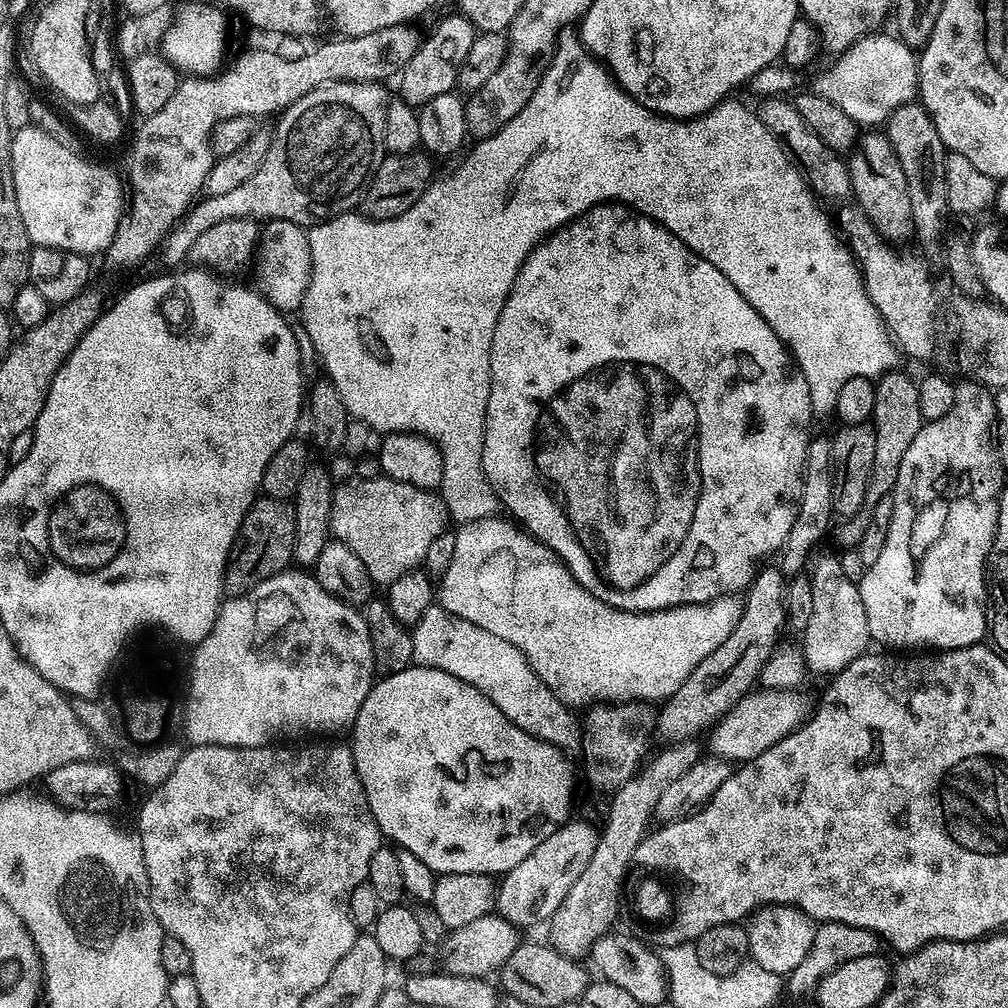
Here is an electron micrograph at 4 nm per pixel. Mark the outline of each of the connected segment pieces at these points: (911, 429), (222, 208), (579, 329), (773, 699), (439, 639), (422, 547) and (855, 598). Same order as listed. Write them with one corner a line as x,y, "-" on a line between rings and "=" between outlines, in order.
903,370
885,373
876,384
876,401
871,423
876,430
874,442
874,470
870,470
868,493
864,499
864,508
870,510
878,506
884,496
891,496
898,482
898,466
902,466
902,454
910,442
914,442
914,434
918,434
920,425
925,423
918,410
917,381
911,380
=
332,80
328,84
310,90
298,102
284,109
280,120
272,132
270,150
266,150
266,158
262,158
262,166
250,174
242,186
231,189
229,193
205,195
189,209
175,228
169,233
162,245
160,255
168,264
178,266
191,253
193,242
201,237
211,226
218,222
234,218
255,220
286,220
300,227
307,227
326,218
339,217
351,211
361,203
364,190
368,186
376,167
384,161
384,131
386,130
386,110
389,93
384,93
385,85
380,82
363,80
=
609,202
596,204
588,212
563,224
557,228
543,242
533,248
526,262
520,267
520,273
514,278
514,286
498,314
498,322
494,326
494,342
490,342
490,398
486,406
486,426
484,427
484,445
482,446
482,470
494,490
497,501
508,507
507,515
524,531
544,543
552,552
555,552
561,560
567,564
568,569
574,574
574,578
594,598
602,598
615,608
621,608
623,612
657,612
663,608
677,608
680,604
709,604
719,596
734,596
743,593
751,585
756,577
758,569
765,563
764,560
771,552
779,553
787,540
790,528
798,515
799,502
802,498
804,468
807,462
807,454
810,443
808,431
812,428
814,417
810,406
810,386
806,386
806,378
802,370
788,353
788,347
770,330
766,318
734,290
734,282
718,270
718,266
710,266
706,258
694,254
680,241
670,230
666,230
658,222
654,222
649,216
629,208
627,204
=
765,688
748,693
713,727
709,735
709,755
715,760
741,764
784,740
800,728
814,712
811,700
802,693
799,689
=
433,606
422,614
422,618
411,629
412,664
422,668
442,670
454,674
462,682
482,690
514,726
526,730
542,742
550,742
566,754
579,753
586,743
586,732
573,709
567,708
561,700
554,698
552,691
534,674
518,646
510,646
495,634
466,622
450,610
=
383,474
369,480
351,479
345,484
337,483
332,493
332,509
329,520
331,535
346,546
350,546
350,550
354,550
354,554
358,554
358,558
362,558
373,585
393,584
402,574
419,569
423,565
426,550
430,550
434,540
449,527
448,508
444,504
444,499
435,491
410,486
406,482
389,480
=
839,559
818,561
816,569
810,572
810,579
814,610
810,614
808,625
802,630
804,663
809,673
835,674
869,651
866,606
862,606
859,584
850,582
850,578
842,574

